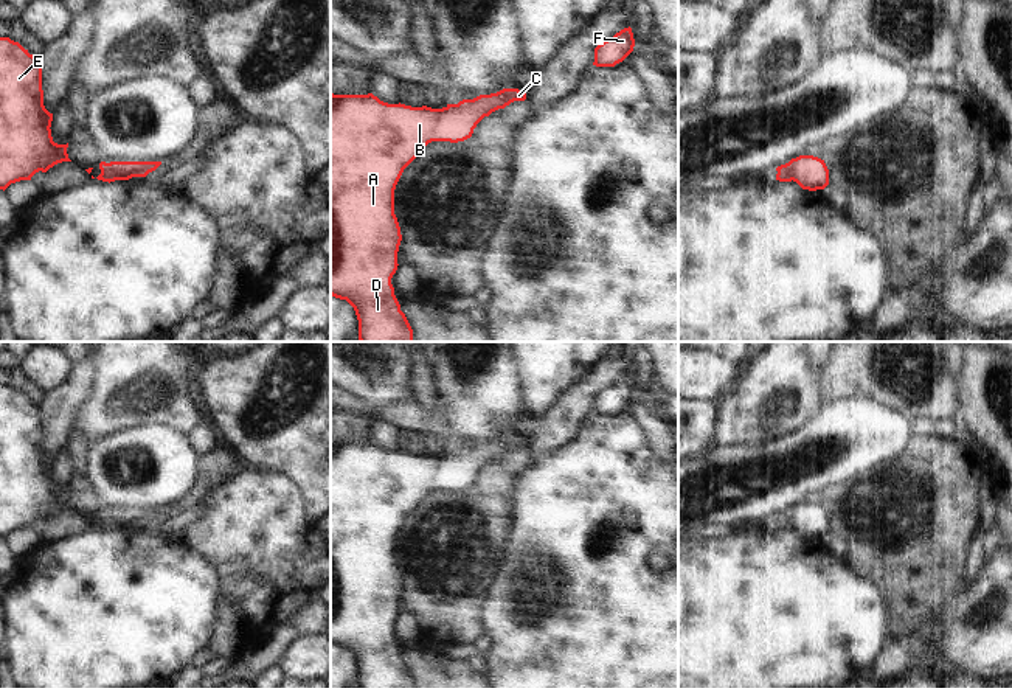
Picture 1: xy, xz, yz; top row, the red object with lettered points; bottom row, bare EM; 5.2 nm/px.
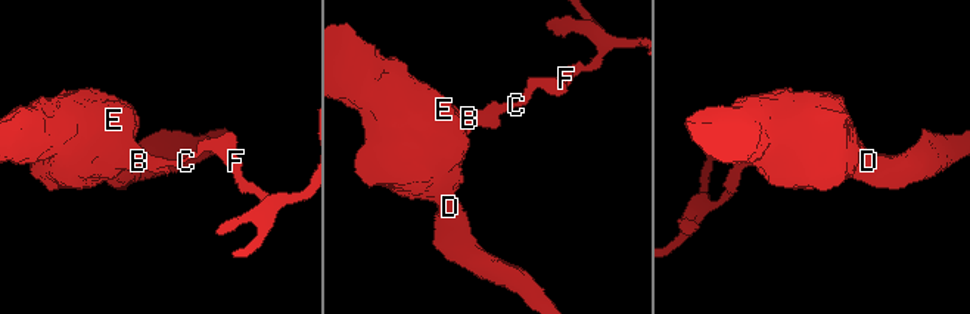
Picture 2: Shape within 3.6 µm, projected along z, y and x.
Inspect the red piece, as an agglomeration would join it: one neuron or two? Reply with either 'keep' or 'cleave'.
keep

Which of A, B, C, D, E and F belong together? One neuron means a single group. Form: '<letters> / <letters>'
A B C D E F

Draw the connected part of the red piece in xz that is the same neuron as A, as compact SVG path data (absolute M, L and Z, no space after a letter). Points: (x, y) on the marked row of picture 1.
M503 89L431 109L388 104L373 93L331 92L331 295L354 308L360 342L414 342L391 284L402 241L394 214L394 189L404 169L428 143L464 141L484 116L525 99L525 90Z

